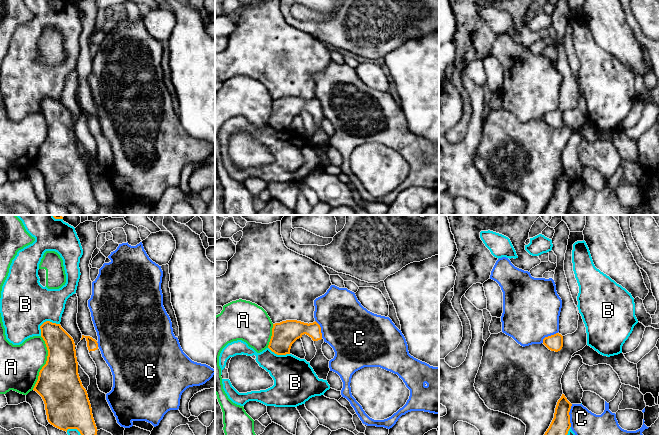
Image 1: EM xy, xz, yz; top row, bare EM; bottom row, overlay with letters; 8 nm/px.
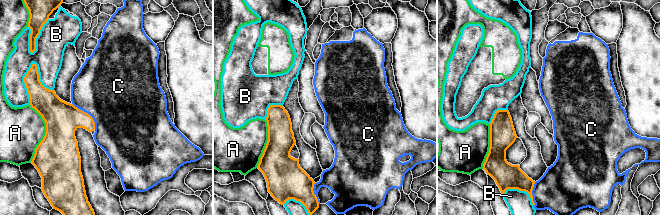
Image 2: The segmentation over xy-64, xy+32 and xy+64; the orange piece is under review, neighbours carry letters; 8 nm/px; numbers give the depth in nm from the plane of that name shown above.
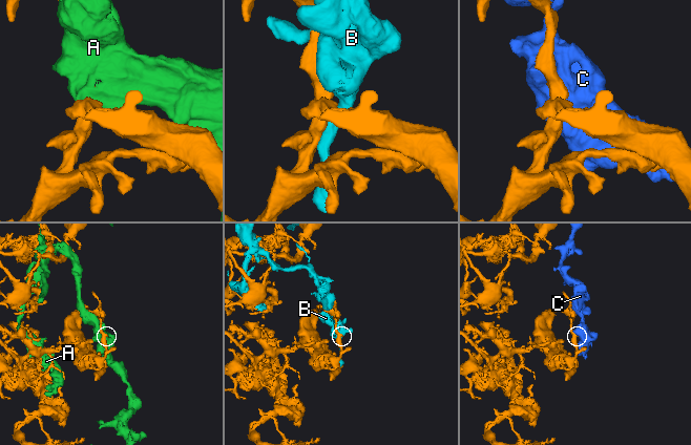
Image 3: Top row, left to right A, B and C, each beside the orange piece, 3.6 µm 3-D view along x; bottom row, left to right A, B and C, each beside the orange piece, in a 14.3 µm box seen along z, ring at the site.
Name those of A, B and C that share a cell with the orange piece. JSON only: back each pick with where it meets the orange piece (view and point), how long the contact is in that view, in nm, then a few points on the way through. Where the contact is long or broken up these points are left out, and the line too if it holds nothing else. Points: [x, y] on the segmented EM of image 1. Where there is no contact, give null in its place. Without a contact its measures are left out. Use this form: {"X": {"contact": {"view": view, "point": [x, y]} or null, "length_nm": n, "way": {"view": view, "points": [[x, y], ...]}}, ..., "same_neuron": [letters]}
{"same_neuron": []}

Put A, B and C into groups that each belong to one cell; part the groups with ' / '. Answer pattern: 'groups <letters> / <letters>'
groups A / B / C

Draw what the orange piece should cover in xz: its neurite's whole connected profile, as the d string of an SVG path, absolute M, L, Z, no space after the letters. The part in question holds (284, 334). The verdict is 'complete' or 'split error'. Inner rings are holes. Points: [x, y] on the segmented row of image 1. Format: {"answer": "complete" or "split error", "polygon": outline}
{"answer": "split error", "polygon": "M286 320L273 324L268 348L277 355L290 354L292 344L304 334L312 338L317 350L315 357L309 362L310 366L319 379L327 380L330 360L322 352L324 339L321 327L316 321L308 324L297 320Z"}

